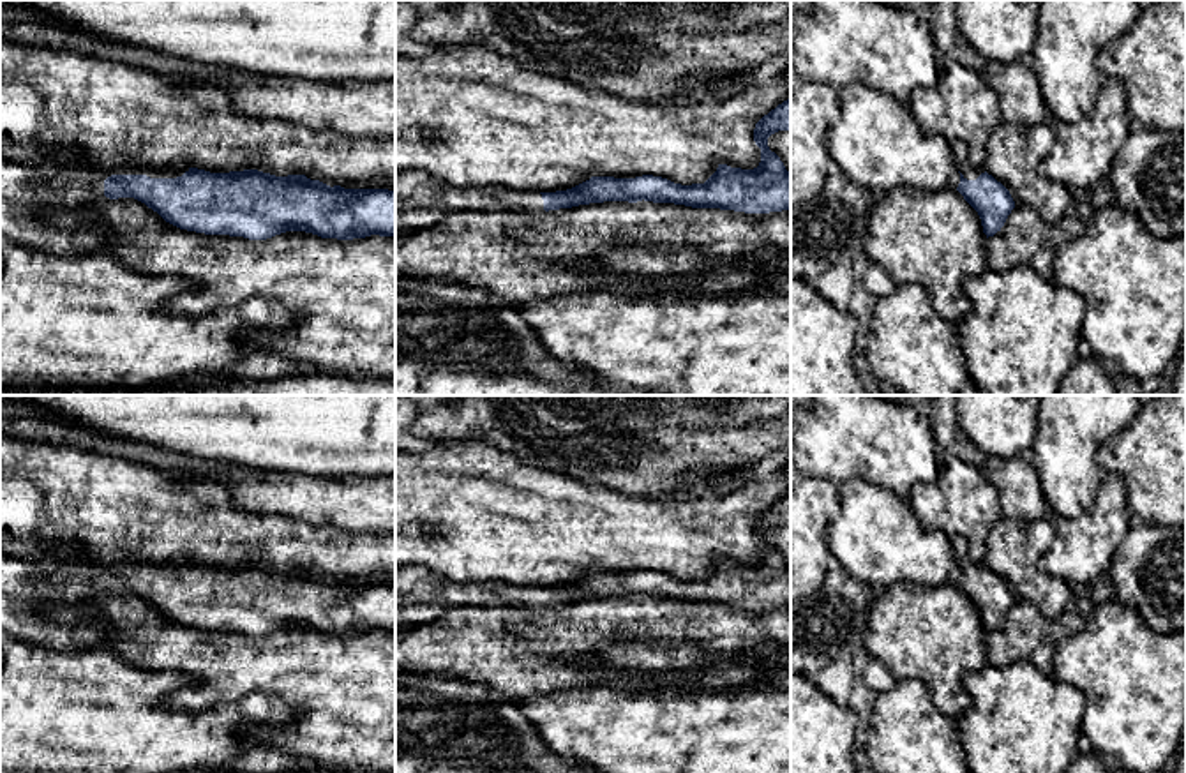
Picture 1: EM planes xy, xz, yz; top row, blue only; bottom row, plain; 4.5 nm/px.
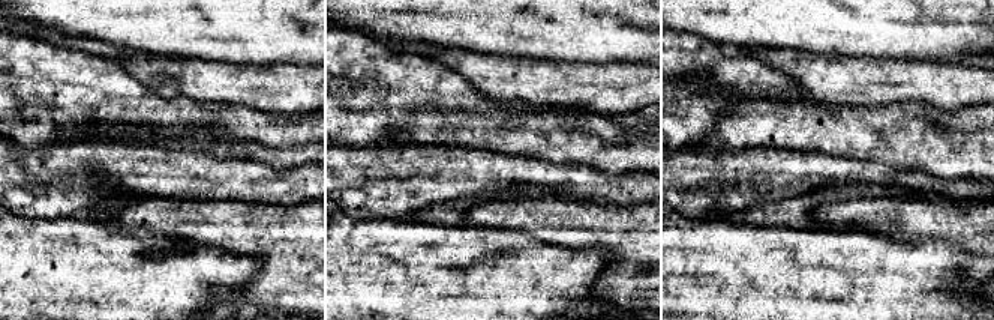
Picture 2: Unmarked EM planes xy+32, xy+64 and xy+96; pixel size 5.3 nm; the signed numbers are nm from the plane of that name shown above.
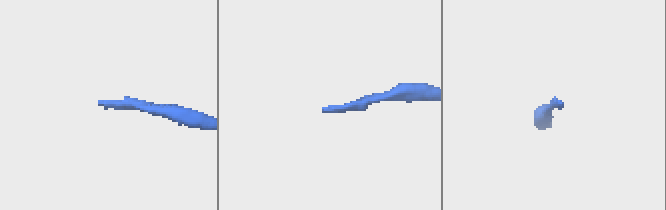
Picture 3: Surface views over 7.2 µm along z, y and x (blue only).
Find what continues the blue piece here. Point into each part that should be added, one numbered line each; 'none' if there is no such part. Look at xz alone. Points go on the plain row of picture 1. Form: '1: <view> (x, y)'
1: xz (420, 595)

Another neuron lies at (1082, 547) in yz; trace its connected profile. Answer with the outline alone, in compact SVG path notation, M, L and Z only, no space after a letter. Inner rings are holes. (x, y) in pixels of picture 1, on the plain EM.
M1105 471L1094 505L1075 519L1054 515L1055 538L1040 568L1068 584L1091 584L1108 574L1110 559L1131 526L1126 480Z

